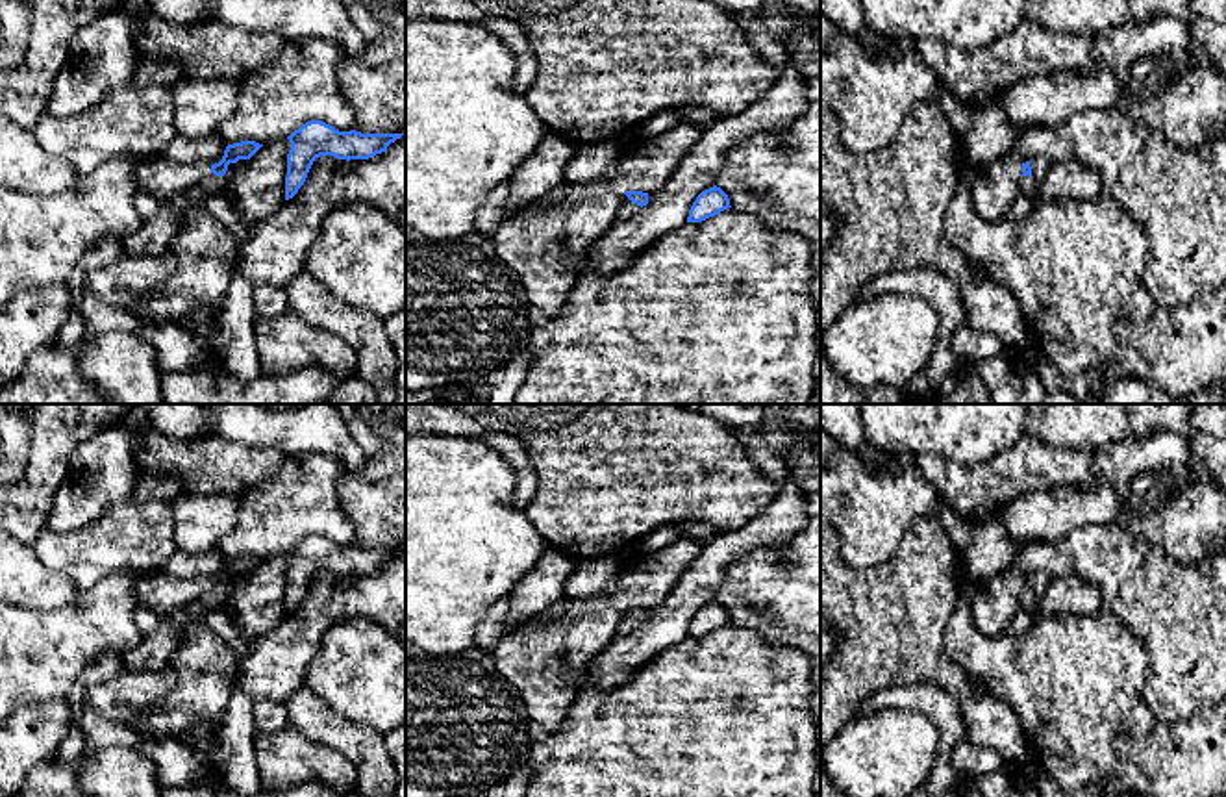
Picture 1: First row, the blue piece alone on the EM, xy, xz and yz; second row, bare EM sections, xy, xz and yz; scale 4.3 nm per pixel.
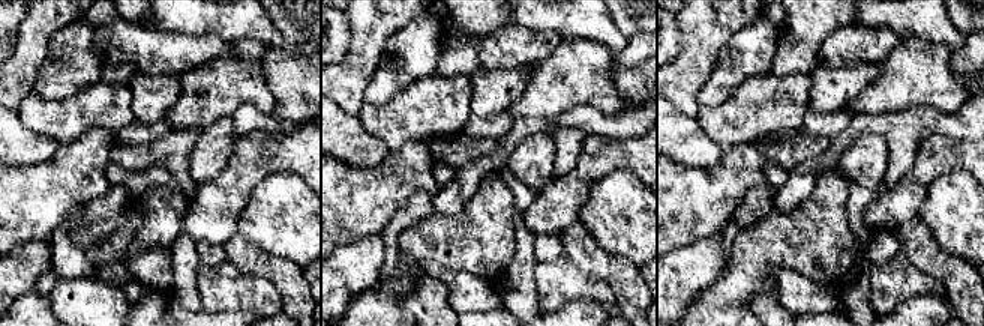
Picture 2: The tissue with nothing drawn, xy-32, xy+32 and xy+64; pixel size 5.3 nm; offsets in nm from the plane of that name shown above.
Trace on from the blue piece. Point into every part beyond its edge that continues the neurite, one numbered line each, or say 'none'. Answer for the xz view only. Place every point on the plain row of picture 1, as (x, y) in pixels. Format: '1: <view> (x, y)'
1: xz (626, 623)

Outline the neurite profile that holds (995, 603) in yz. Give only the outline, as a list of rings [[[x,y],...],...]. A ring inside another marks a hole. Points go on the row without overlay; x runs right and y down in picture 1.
[[[1015,571],[970,586],[970,606],[978,630],[989,638],[1006,634],[1020,610],[1020,591],[1022,576]]]

